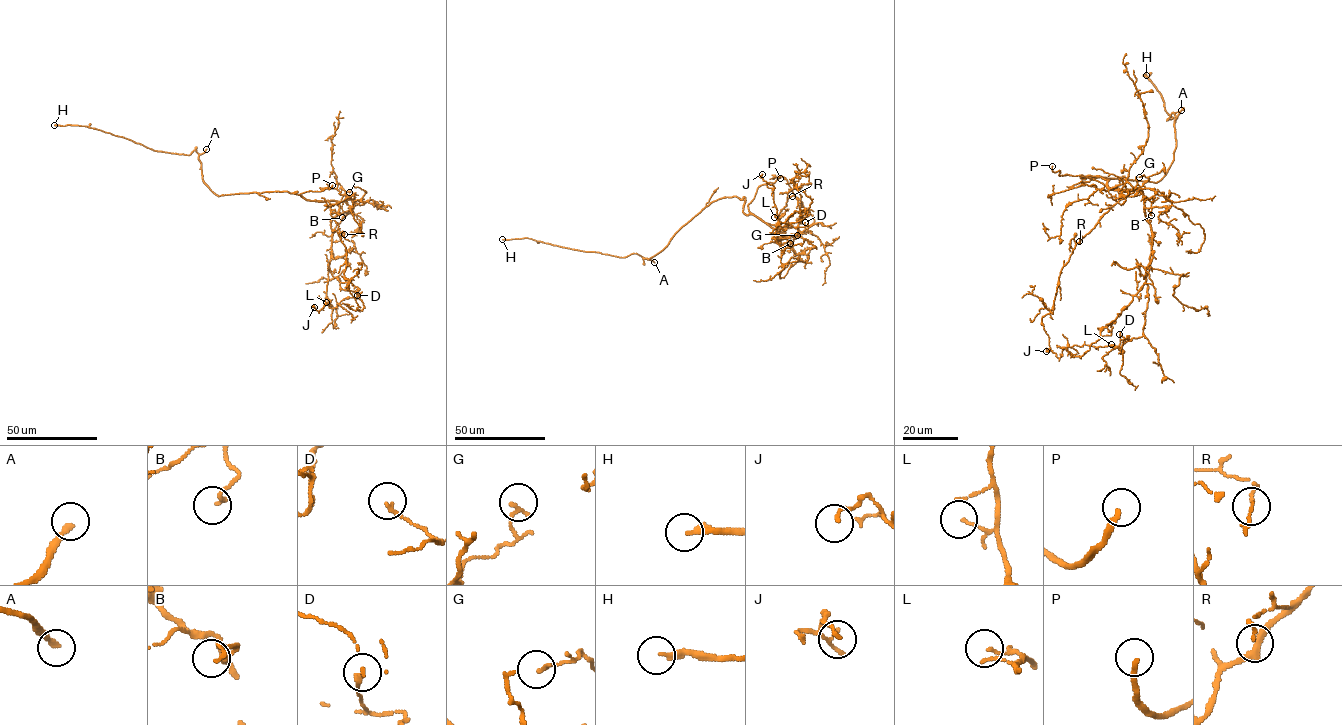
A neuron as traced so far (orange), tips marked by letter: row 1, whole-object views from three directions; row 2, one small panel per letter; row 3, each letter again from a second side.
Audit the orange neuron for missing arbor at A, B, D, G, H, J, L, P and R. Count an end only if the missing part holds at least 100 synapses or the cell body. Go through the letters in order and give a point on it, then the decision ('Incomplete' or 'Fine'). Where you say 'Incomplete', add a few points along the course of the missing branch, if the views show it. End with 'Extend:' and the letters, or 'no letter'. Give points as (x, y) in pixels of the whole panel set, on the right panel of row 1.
A: Place: (1181, 110). Incomplete. Course of what is missing: (1181, 110), (1179, 91), (1159, 88), (1145, 92), (1124, 110), (1115, 35), (1105, 11), (1105, 25), (1114, 32)
B: Place: (1151, 215). Fine
D: Place: (1119, 334). Fine
G: Place: (1139, 177). Fine
H: Place: (1146, 75). Incomplete. Course of what is missing: (1146, 75), (1172, 140), (1187, 133), (1168, 124), (1150, 155), (1168, 186), (1177, 120)
J: Place: (1046, 351). Fine
L: Place: (1111, 344). Fine
P: Place: (1052, 166). Incomplete. Course of what is missing: (1052, 166), (1052, 156), (1049, 153), (1035, 155), (1028, 144)
R: Place: (1079, 241). Fine
Extend: A, H, P

